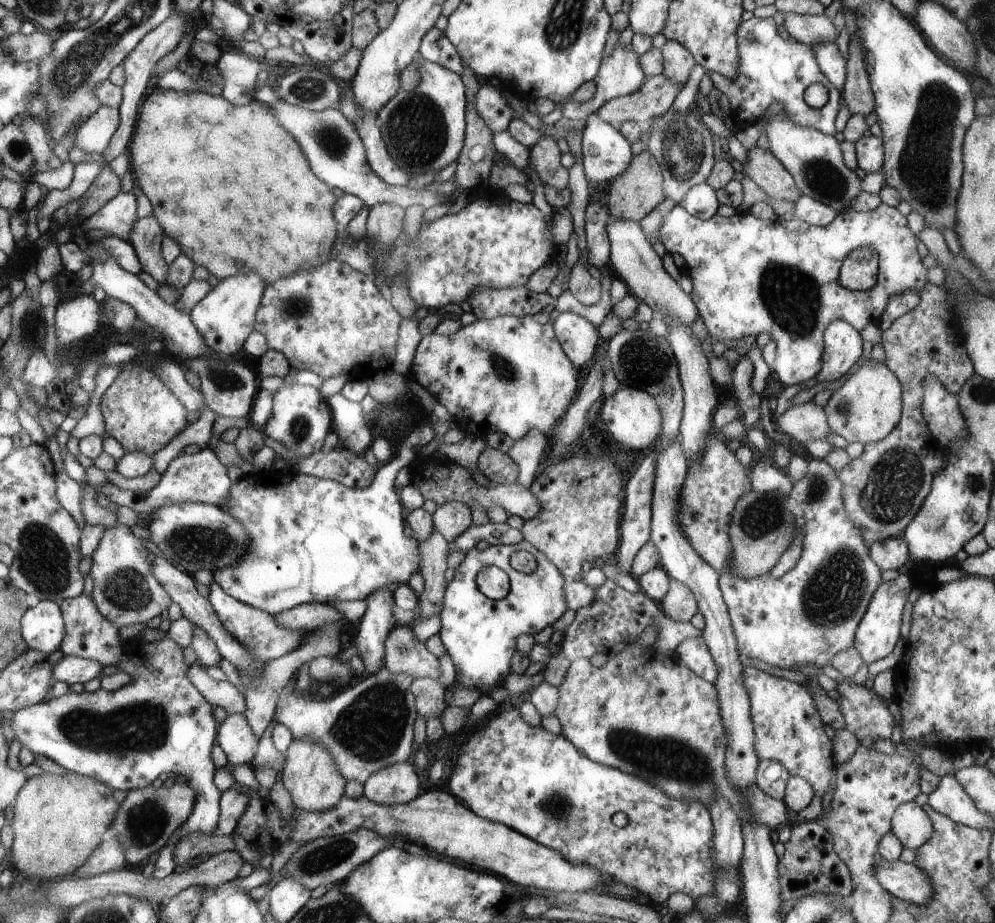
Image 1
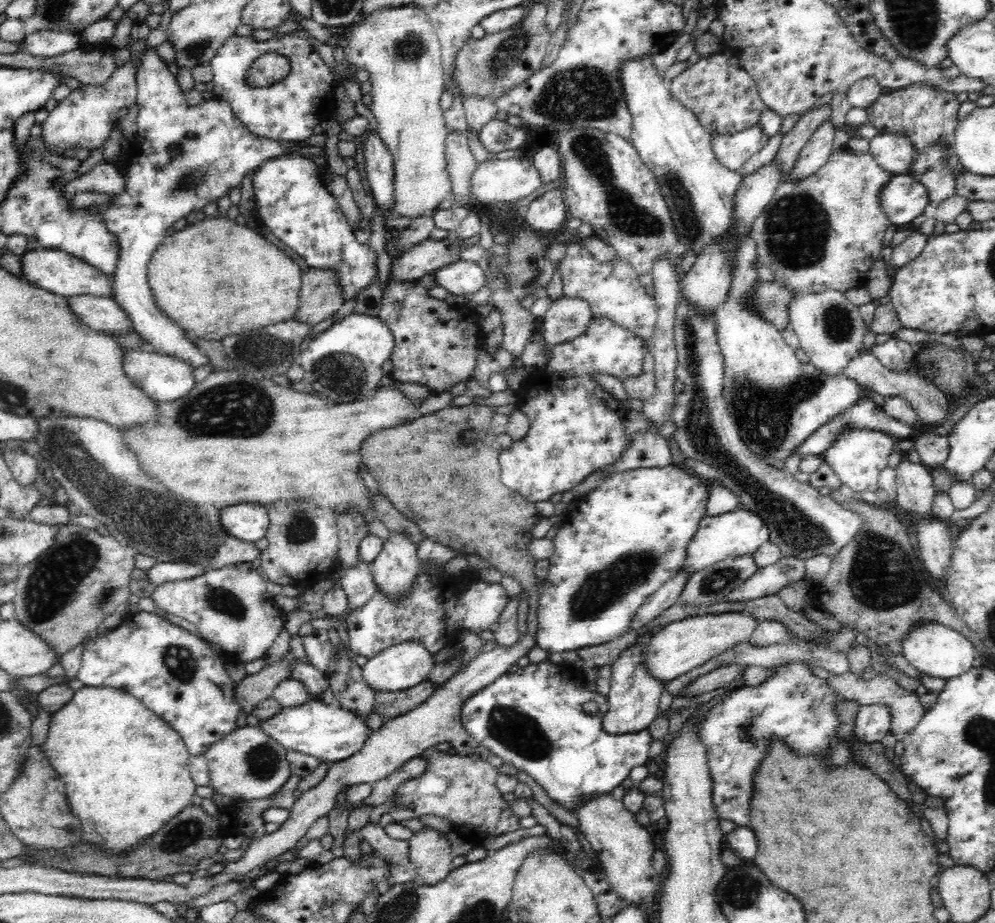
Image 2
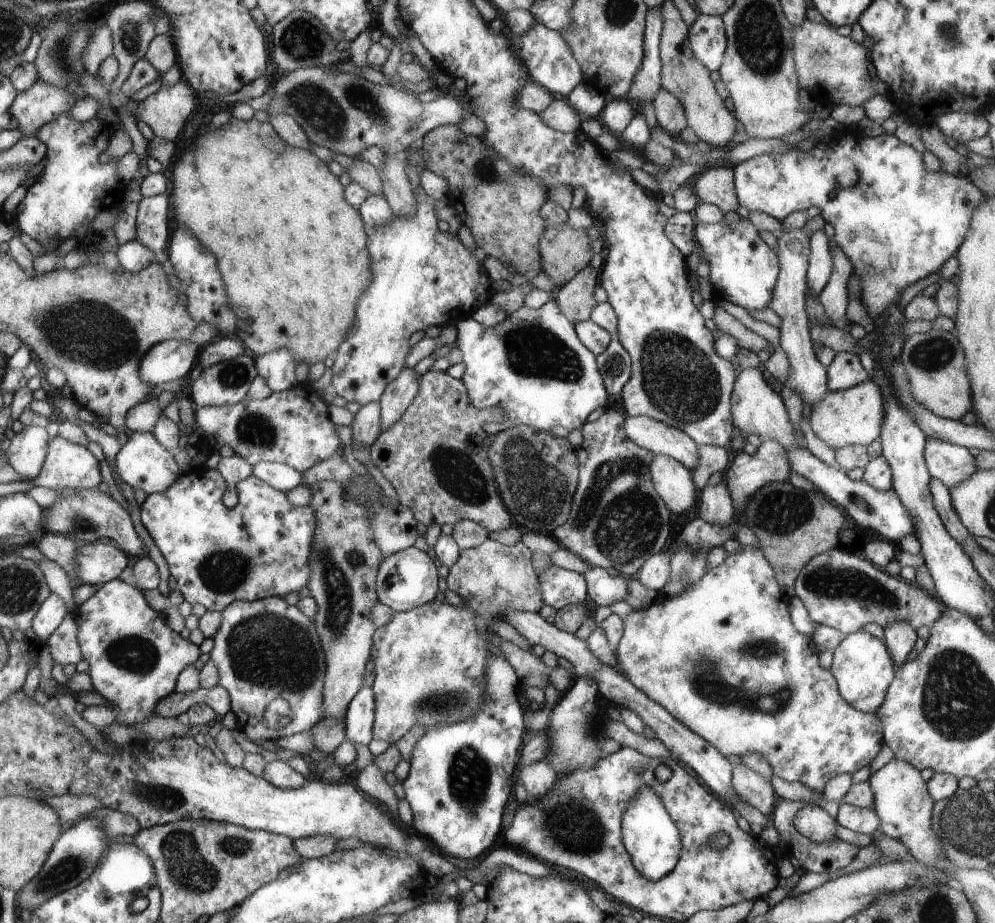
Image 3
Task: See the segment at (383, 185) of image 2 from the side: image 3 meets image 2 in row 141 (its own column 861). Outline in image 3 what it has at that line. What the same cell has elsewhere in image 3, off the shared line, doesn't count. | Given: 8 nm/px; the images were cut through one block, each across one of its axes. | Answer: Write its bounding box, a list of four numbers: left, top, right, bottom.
[827,353,868,391]

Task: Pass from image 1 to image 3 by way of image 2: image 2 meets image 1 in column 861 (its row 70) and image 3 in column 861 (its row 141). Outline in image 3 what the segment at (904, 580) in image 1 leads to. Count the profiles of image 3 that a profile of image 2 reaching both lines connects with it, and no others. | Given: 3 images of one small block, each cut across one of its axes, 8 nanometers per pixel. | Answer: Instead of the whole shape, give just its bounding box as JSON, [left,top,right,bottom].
[830,630,896,713]

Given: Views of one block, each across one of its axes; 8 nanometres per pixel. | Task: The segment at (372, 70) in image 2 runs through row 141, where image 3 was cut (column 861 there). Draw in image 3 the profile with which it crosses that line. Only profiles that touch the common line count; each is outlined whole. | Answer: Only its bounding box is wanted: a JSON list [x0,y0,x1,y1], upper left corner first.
[806,380,887,449]

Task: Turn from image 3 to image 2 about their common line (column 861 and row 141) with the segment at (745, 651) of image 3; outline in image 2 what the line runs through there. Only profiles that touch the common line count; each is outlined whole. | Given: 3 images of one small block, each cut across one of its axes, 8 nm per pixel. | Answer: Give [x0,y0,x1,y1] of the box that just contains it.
[712,124,770,171]

